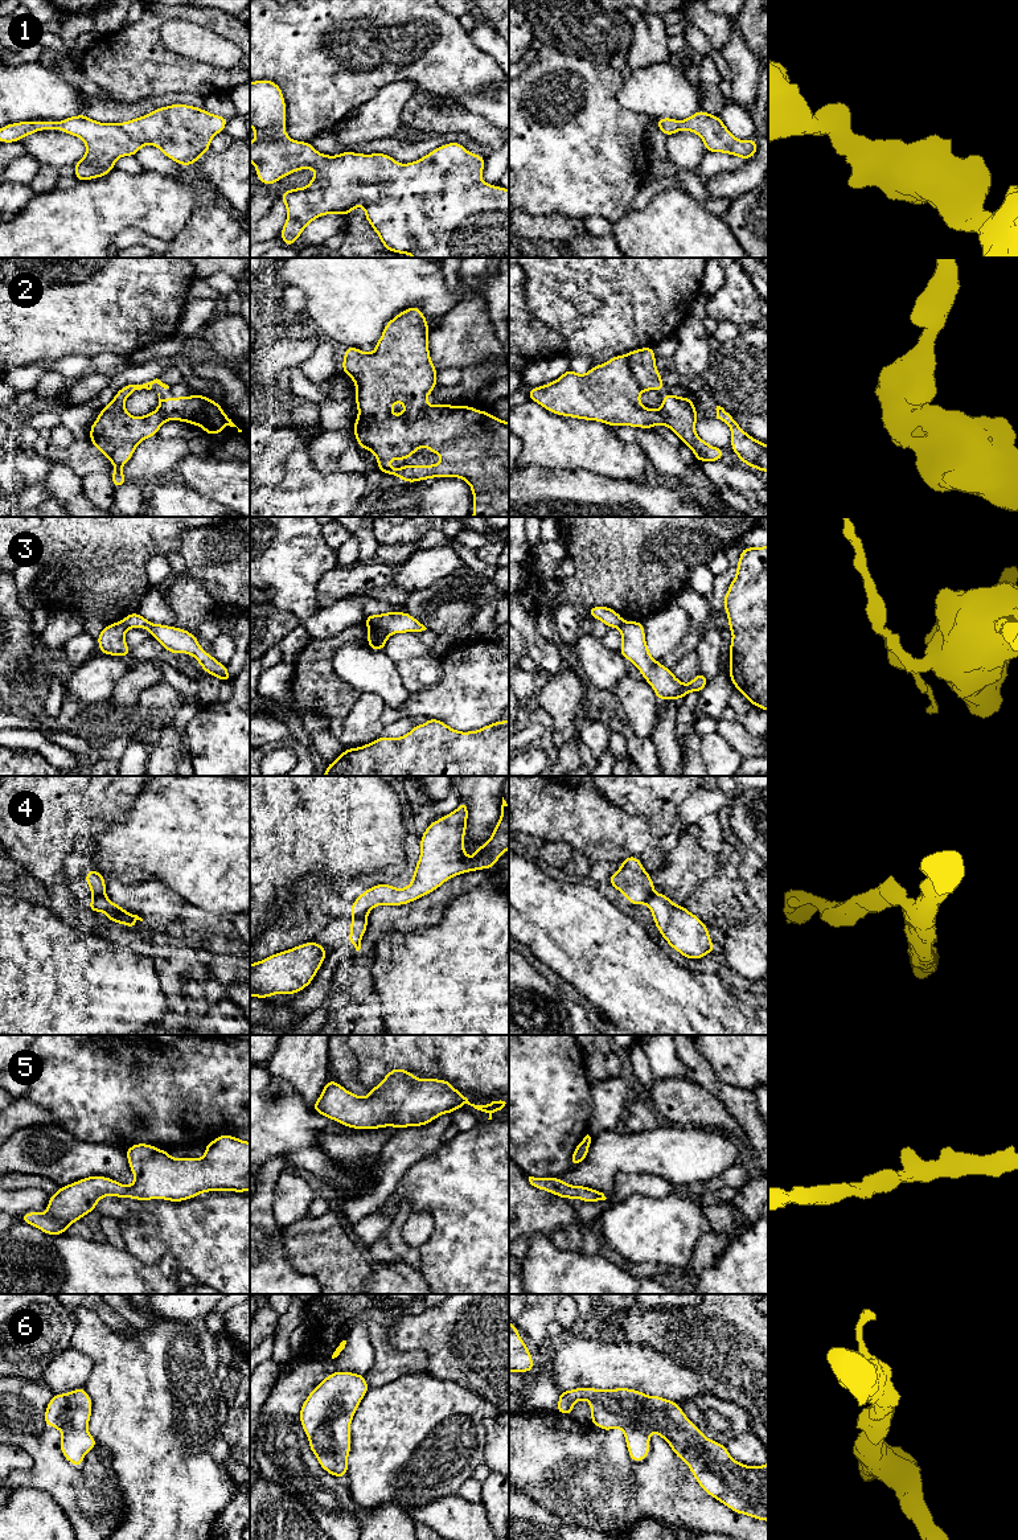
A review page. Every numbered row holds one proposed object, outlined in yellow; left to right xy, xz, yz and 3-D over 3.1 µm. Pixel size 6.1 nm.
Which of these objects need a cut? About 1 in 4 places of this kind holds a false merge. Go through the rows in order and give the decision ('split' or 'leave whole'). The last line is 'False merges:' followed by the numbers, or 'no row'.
1: leave whole
2: leave whole
3: split
4: split
5: leave whole
6: leave whole
False merges: 3, 4

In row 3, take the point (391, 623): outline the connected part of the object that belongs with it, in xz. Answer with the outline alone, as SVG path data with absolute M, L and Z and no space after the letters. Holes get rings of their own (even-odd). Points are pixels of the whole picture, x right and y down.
M386 612L381 615L366 615L365 623L381 628L387 636L395 633L415 633L427 628L407 612Z

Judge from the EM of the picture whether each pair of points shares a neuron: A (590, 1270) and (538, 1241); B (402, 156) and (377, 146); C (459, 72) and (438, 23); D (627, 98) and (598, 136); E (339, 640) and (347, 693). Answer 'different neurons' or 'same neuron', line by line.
A: same neuron
B: same neuron
C: same neuron
D: different neurons
E: same neuron

